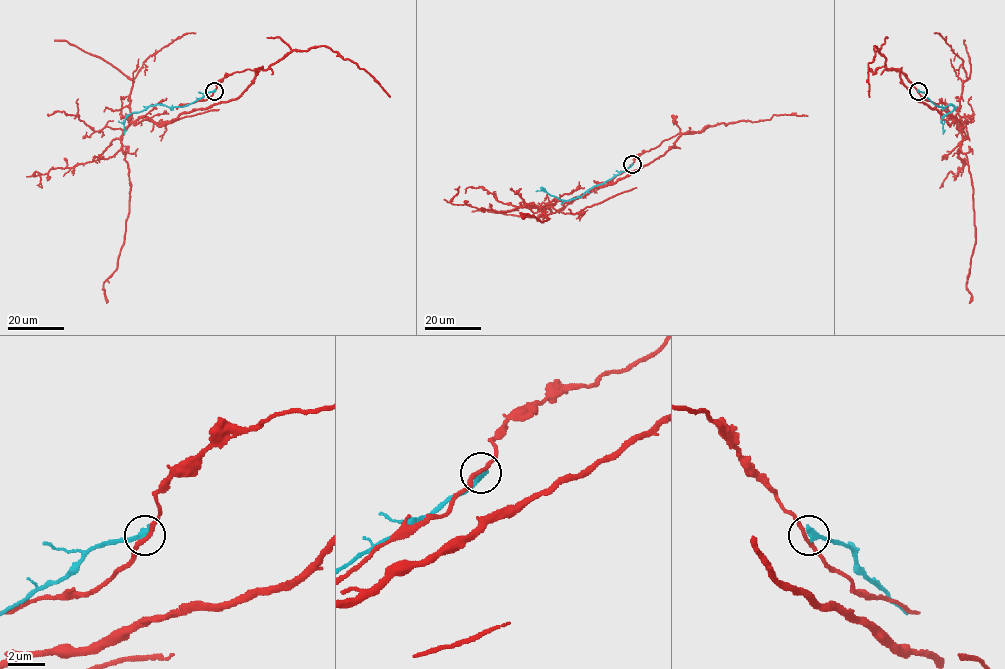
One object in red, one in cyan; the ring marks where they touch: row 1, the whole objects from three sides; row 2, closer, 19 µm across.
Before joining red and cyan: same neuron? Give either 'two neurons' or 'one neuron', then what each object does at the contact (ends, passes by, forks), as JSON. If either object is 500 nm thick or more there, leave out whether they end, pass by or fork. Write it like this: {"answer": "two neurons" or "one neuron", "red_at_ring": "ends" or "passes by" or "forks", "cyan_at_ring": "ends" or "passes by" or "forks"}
{"answer": "two neurons", "red_at_ring": "passes by", "cyan_at_ring": "ends"}

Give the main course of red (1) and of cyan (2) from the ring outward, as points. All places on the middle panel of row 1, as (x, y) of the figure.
1: (632, 164), (642, 152), (680, 133), (663, 154), (612, 184), (539, 207), (548, 219), (524, 215)
2: (632, 164), (580, 196), (565, 201), (541, 189)

